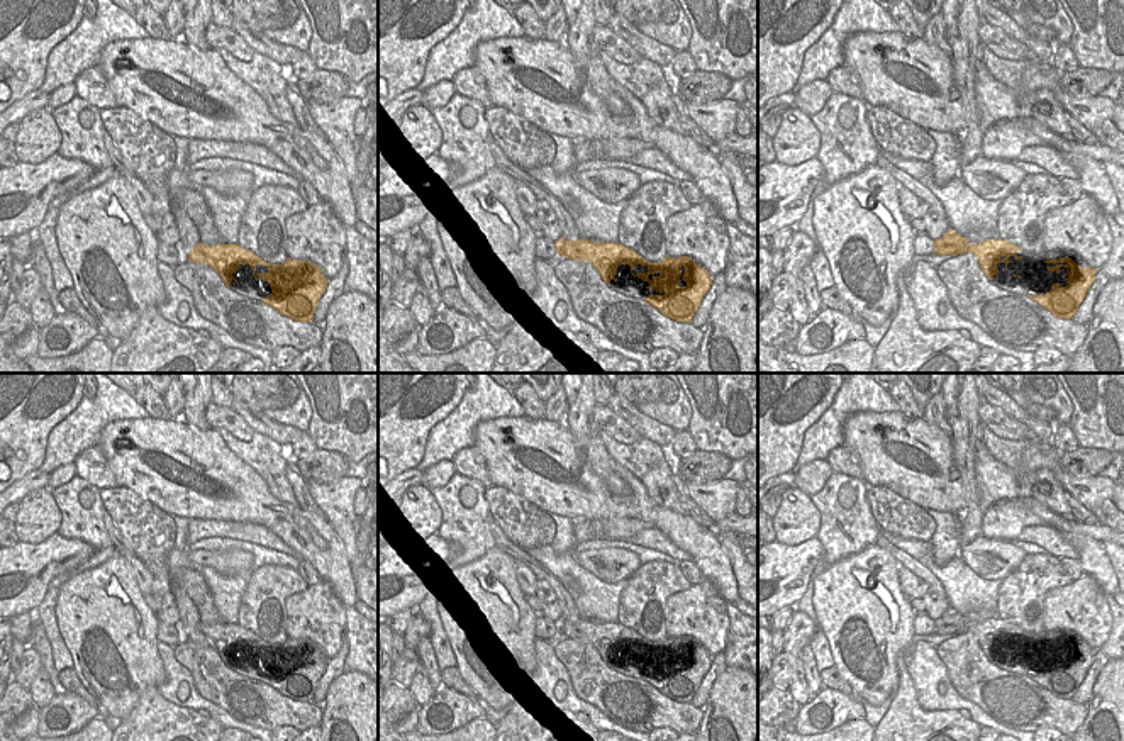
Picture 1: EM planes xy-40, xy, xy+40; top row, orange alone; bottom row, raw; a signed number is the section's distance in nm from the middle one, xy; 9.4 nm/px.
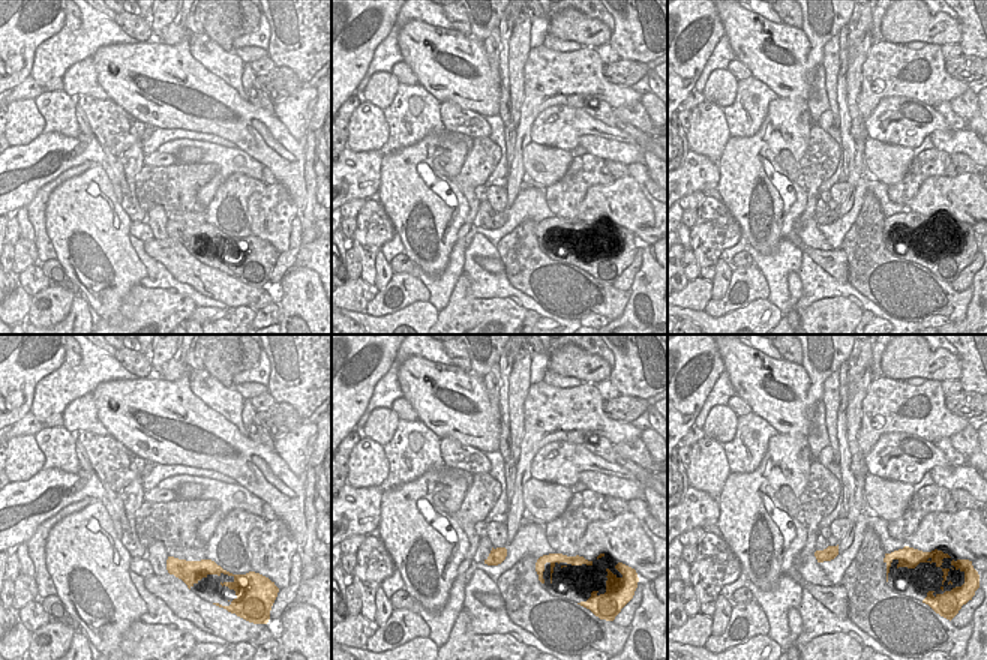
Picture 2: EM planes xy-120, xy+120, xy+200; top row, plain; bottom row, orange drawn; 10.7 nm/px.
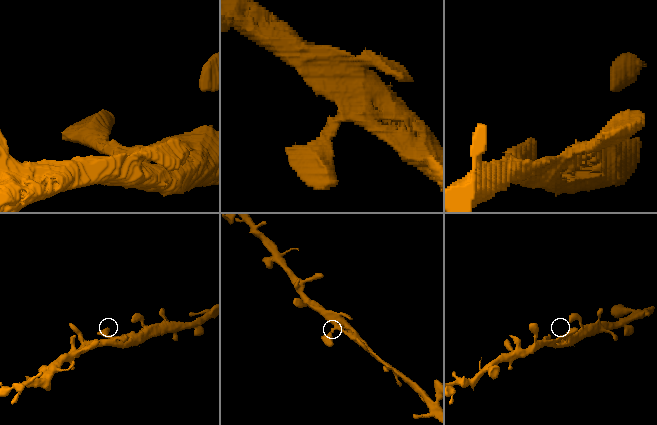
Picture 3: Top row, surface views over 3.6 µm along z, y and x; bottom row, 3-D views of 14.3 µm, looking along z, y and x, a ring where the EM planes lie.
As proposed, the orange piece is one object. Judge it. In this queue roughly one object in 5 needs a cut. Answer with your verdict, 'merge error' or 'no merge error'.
no merge error

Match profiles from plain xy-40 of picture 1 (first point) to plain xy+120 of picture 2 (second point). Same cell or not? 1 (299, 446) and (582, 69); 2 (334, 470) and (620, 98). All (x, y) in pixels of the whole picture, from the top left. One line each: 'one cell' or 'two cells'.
1: two cells
2: two cells

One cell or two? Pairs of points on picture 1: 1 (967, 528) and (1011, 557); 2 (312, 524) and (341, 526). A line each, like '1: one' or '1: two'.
1: two
2: two

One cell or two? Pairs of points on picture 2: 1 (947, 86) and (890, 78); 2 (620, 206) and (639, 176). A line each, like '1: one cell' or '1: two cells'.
1: one cell
2: two cells

